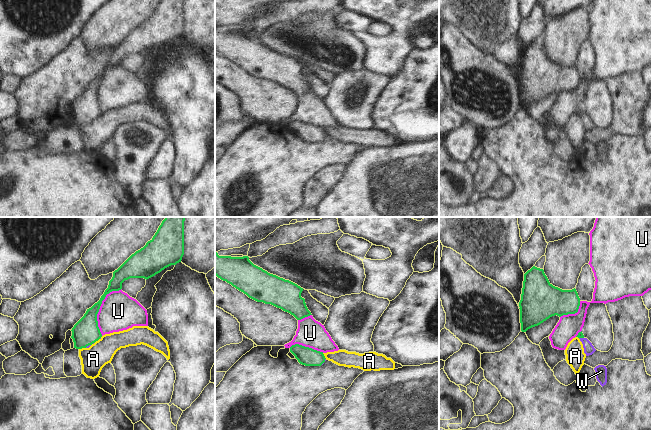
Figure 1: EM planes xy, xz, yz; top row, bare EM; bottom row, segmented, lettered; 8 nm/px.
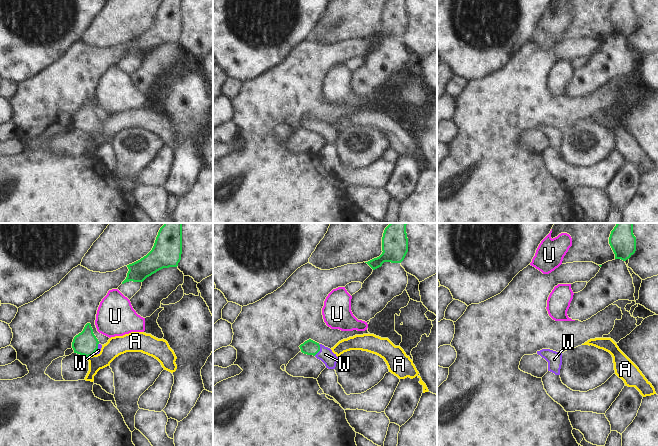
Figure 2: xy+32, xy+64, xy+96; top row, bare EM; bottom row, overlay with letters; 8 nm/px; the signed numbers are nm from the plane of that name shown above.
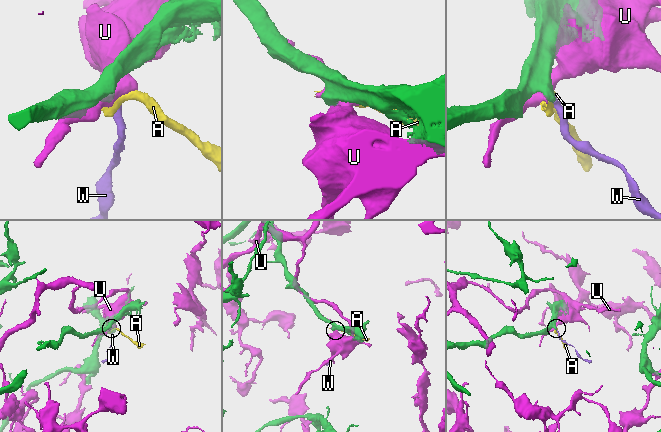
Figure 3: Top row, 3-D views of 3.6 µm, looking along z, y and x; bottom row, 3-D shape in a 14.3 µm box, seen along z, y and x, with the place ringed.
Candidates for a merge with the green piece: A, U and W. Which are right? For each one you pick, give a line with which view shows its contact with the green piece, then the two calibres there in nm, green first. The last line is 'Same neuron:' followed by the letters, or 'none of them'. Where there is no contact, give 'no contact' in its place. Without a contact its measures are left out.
W: meets green in xy; 220 nm thick on the green side, 20 nm on the other
Same neuron: W

